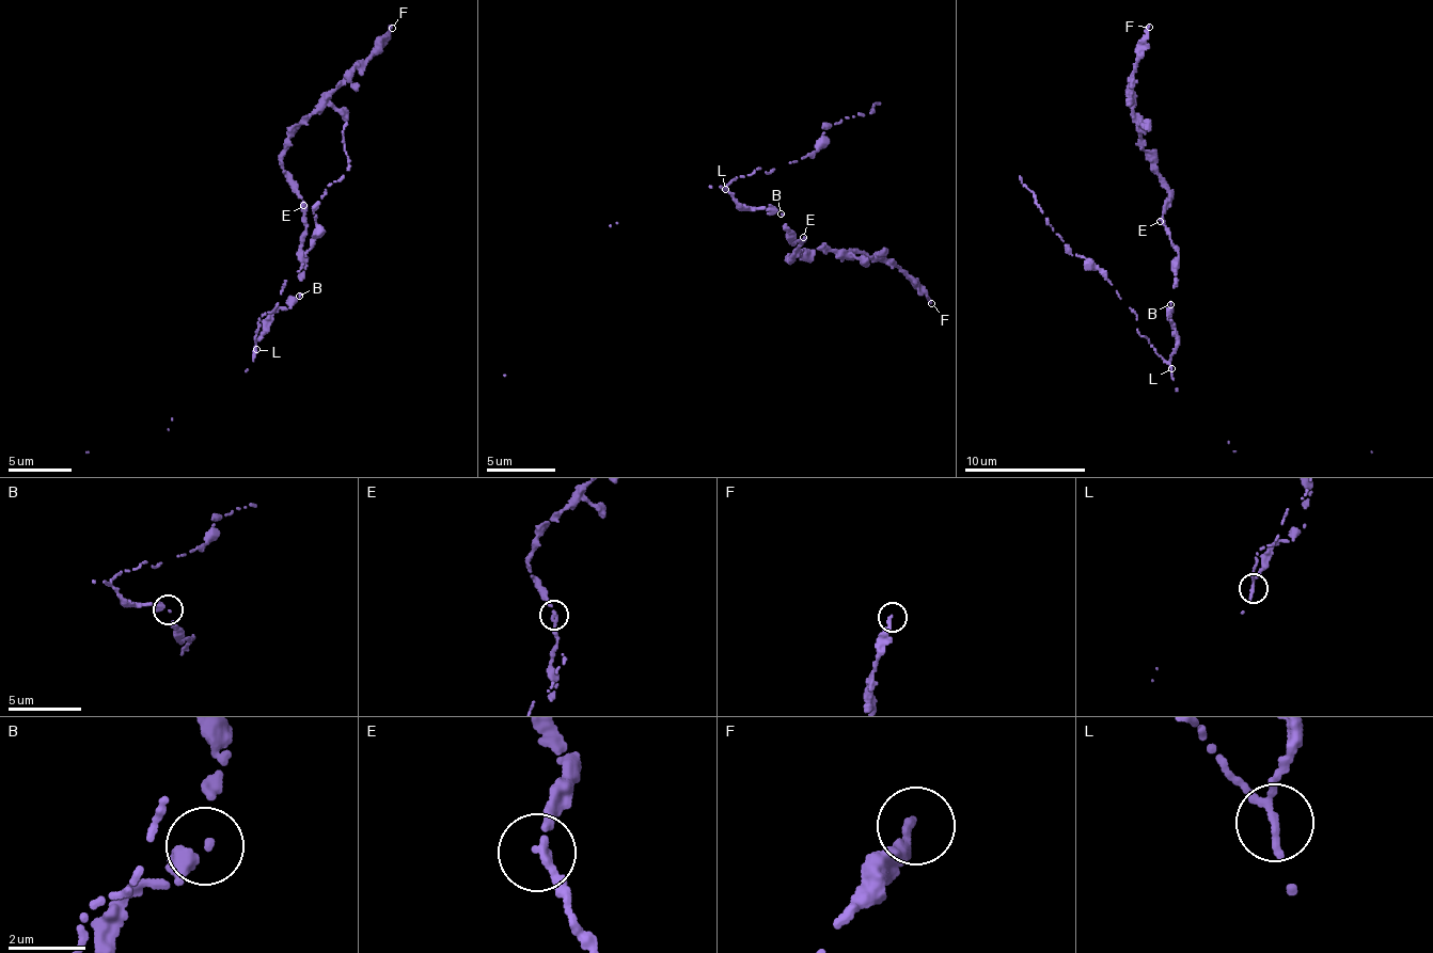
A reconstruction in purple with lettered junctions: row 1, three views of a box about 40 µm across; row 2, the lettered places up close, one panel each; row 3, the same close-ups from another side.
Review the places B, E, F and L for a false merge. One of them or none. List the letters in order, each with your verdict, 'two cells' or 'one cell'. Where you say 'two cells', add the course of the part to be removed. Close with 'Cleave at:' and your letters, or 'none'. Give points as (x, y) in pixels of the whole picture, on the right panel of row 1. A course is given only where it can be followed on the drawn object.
B: one cell
E: one cell
F: one cell
L: two cells; course (1170, 369), (1139, 331), (1136, 316), (1117, 291), (1097, 268), (1072, 254), (1056, 234), (1035, 193), (1019, 175)
Cleave at: L

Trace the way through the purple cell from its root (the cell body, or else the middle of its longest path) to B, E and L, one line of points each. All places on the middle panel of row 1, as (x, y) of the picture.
B: (768, 210), (781, 213)
E: (768, 210), (781, 213), (790, 234), (787, 238), (790, 245), (800, 240), (801, 243), (803, 237)
L: (768, 210), (738, 205), (726, 188)

